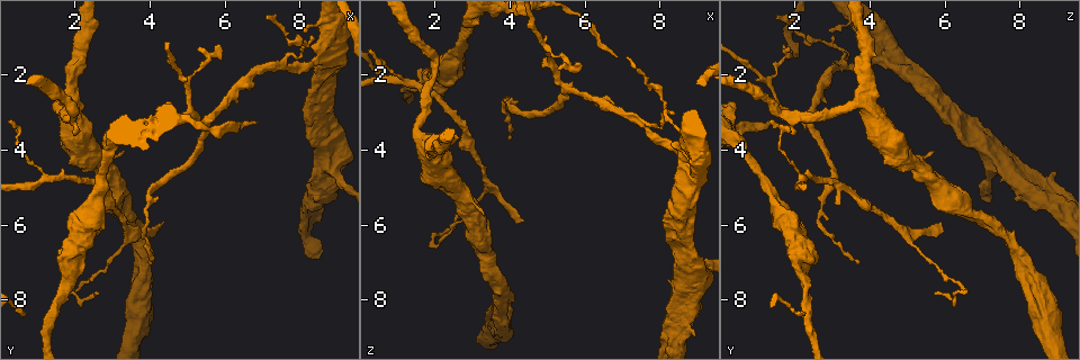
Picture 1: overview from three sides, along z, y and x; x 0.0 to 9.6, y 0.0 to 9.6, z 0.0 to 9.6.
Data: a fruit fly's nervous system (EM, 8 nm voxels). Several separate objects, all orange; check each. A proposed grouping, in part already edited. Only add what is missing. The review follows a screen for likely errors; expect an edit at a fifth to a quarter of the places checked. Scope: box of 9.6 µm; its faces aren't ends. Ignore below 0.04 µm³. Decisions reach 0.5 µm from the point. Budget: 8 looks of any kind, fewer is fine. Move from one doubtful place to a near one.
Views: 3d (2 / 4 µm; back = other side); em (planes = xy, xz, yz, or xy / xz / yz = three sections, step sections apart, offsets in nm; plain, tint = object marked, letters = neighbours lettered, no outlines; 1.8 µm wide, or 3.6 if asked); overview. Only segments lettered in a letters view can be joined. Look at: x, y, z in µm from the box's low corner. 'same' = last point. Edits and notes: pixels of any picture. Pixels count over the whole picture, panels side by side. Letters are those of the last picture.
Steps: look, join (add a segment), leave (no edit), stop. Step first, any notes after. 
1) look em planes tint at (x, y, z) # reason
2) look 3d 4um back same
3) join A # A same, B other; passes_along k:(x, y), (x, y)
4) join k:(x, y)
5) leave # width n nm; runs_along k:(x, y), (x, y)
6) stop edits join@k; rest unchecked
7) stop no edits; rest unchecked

look em planes letters at (6.85, 3.25, 1.45) # long arm stops here

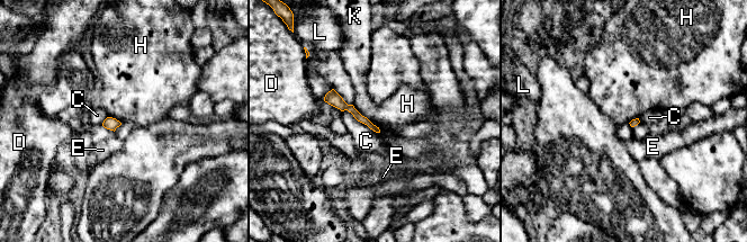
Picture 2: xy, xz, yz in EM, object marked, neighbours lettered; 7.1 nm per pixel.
leave # longest_contact C 320 nm; C other, D other, E other, H other, K other, L other; border 2:(352, 105), (380, 132); none of them fits

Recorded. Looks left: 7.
look 3d 2um at (4.05, 7.00, 3.75) # branch stops here

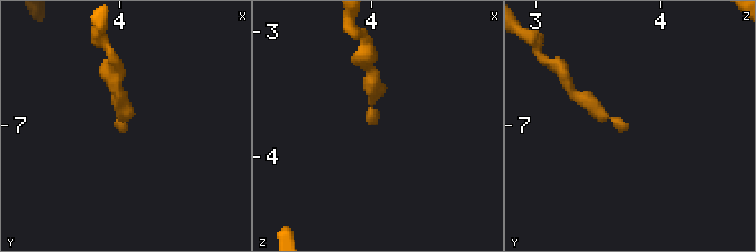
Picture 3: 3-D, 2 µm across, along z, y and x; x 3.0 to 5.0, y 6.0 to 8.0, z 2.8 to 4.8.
look em planes letters at (4.06, 7.02, 3.72)

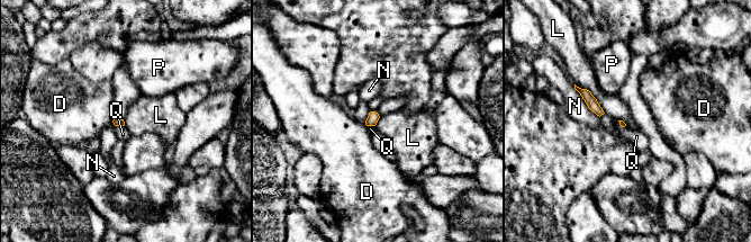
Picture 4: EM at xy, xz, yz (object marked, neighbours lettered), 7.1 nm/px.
leave # D other, L other, N other, P other, Q other; border 4:(575, 83), (586, 88), (605, 113); none of them fits

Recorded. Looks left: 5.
look 3d 4um at (8.90, 1.55, 4.65) # three-way junction

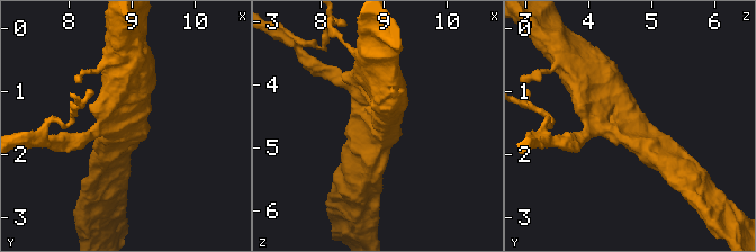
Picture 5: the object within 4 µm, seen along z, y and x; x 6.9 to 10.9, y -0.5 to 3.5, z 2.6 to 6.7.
look em planes letters at (8.95, 1.55, 4.65)

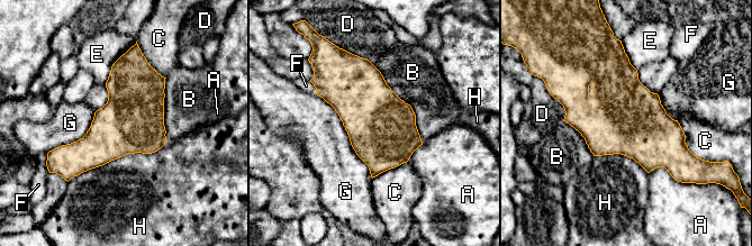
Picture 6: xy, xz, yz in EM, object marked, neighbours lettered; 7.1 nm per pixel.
leave # A other, B other, C other, D other, E other, F other, G other, H other; border 6:(314, 93), (337, 114), (372, 178); no lettered segment goes on from it

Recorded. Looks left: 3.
stop no edits; rest unchecked

